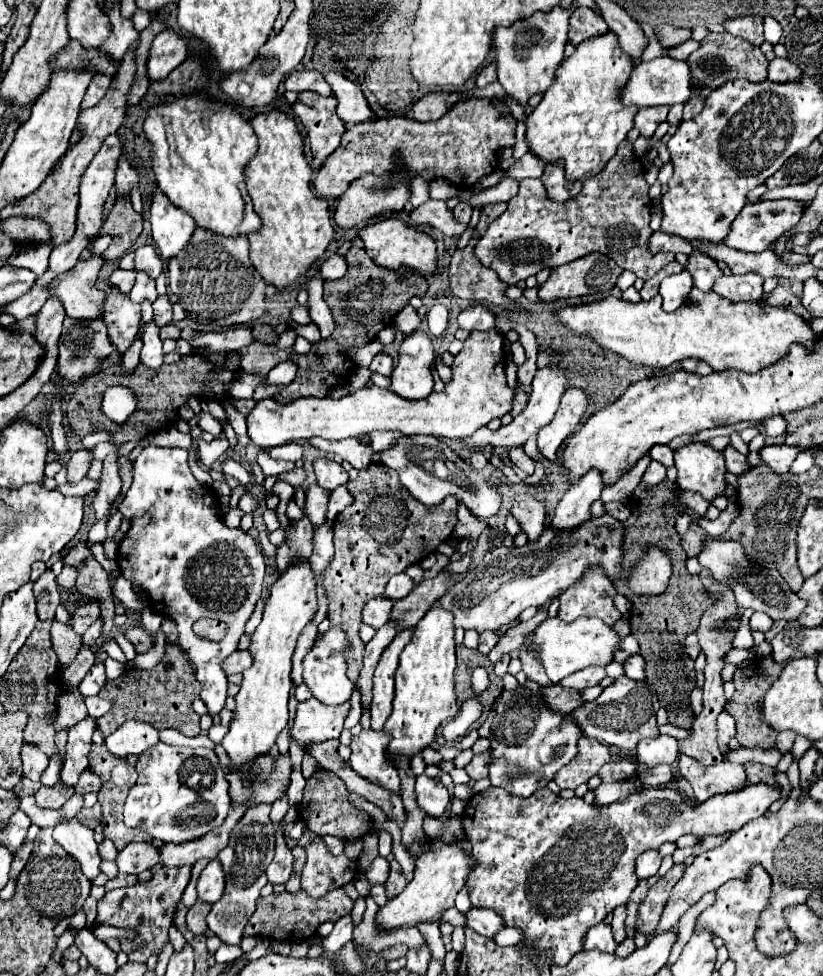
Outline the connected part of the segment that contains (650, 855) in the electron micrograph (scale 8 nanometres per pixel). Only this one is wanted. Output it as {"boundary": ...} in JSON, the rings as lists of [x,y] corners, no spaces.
{"boundary":[[[646,851],[636,859],[636,875],[638,879],[648,879],[656,875],[660,869],[660,855],[658,851]]]}

